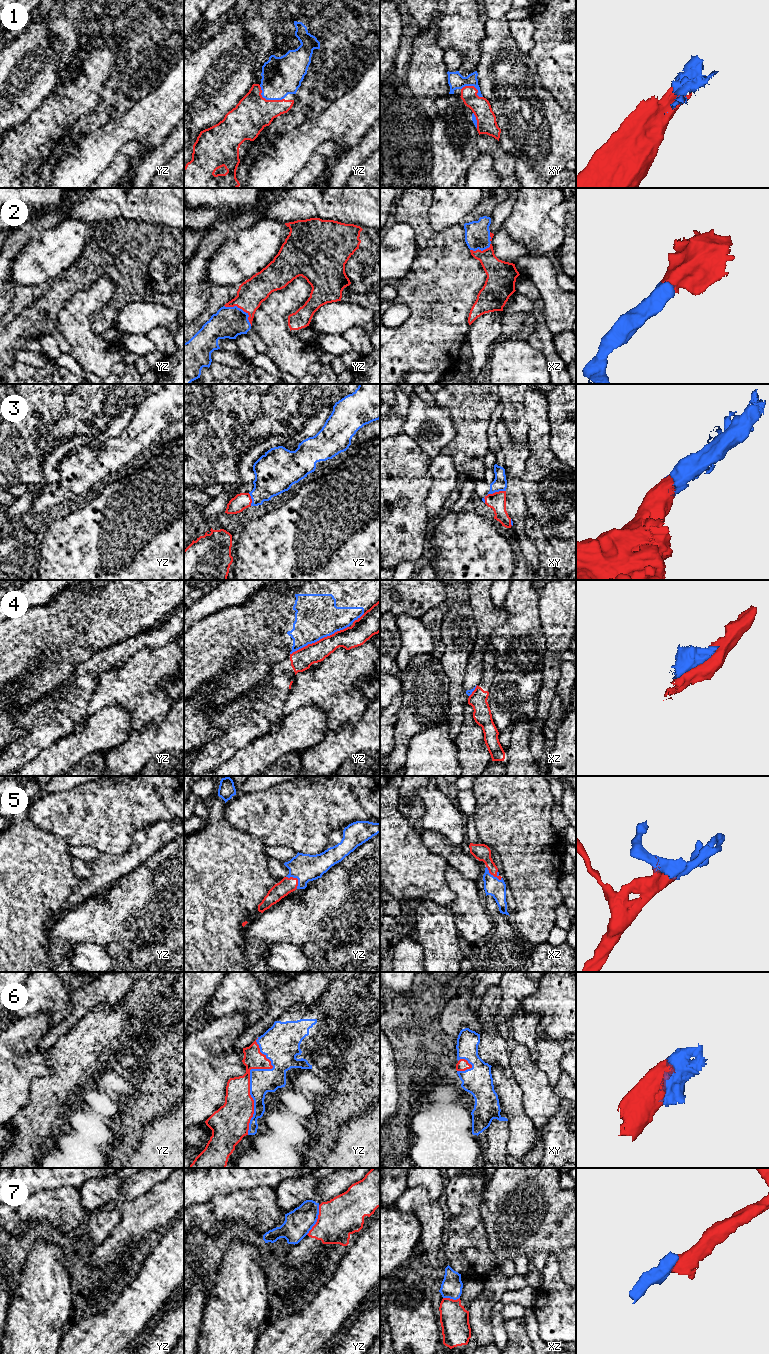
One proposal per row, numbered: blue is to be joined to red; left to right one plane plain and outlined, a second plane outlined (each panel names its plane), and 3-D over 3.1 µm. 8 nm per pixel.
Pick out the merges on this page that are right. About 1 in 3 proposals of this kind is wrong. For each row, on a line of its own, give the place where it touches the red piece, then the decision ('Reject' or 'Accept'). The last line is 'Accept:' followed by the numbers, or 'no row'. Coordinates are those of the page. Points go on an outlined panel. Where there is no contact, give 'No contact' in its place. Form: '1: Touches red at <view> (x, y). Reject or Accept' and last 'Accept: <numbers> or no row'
1: Touches red at yz (267, 100). Accept
2: Touches red at yz (241, 308). Accept
3: Touches red at xy (493, 493). Accept
4: Touches red at yz (320, 639). Reject
5: Touches red at xz (492, 874). Accept
6: Touches red at yz (249, 1077). Accept
7: Touches red at yz (317, 1220). Reject
Accept: 1, 2, 3, 5, 6

